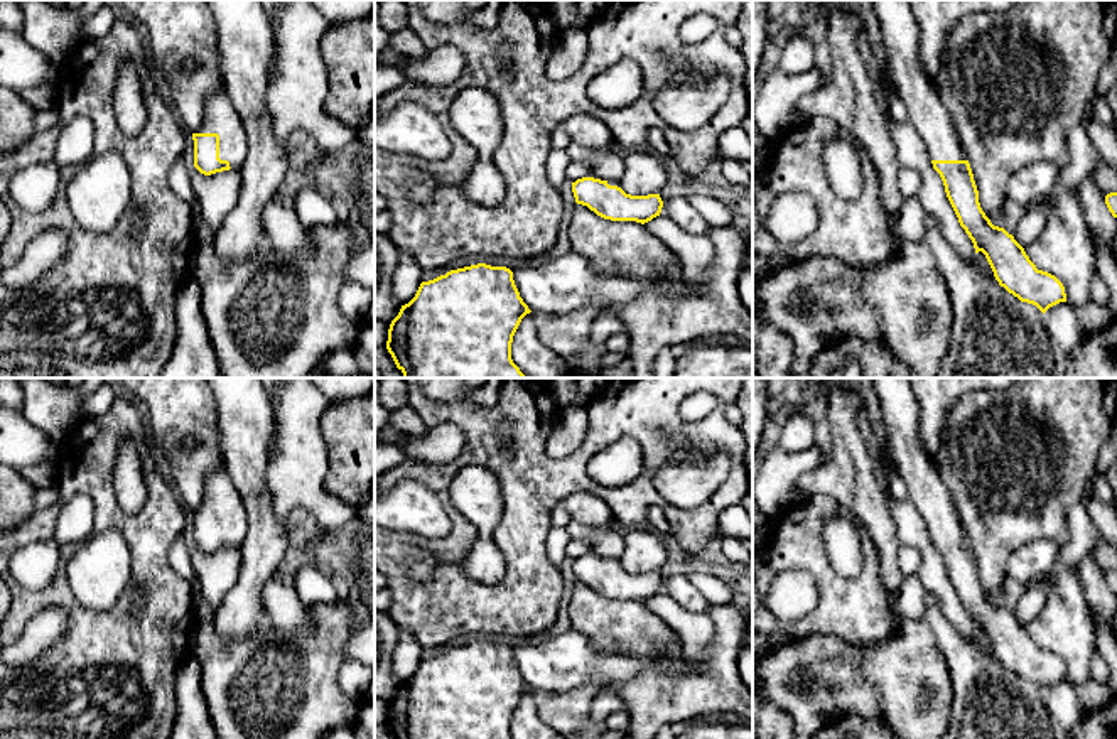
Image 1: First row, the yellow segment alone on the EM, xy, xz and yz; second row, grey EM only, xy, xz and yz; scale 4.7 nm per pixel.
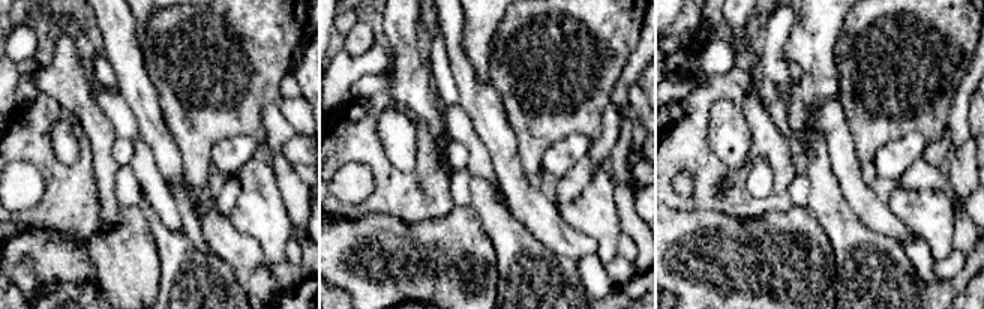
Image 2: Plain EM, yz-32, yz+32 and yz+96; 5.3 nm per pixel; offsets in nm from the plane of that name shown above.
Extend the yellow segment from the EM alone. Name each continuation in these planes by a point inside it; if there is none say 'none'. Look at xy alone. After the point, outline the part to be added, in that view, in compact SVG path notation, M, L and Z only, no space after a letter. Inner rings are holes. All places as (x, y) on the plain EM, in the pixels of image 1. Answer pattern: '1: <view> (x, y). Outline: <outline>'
1: xy (220, 495). Outline: M224 466L206 476L202 501L197 511L218 511L219 537L228 538L233 548L241 548L248 530L248 516Z

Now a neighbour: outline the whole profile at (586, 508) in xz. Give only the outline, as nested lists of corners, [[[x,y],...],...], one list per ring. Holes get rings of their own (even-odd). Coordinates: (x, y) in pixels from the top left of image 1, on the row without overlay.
[[[577,491],[562,501],[570,518],[580,525],[597,528],[614,520],[611,506],[597,494]]]

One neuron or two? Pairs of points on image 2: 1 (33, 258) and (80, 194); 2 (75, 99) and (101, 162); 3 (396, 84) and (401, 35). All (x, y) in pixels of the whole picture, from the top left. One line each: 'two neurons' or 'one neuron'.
1: two neurons
2: one neuron
3: one neuron

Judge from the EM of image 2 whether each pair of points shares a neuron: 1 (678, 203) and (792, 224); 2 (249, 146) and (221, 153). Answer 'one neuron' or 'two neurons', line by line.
1: two neurons
2: one neuron

